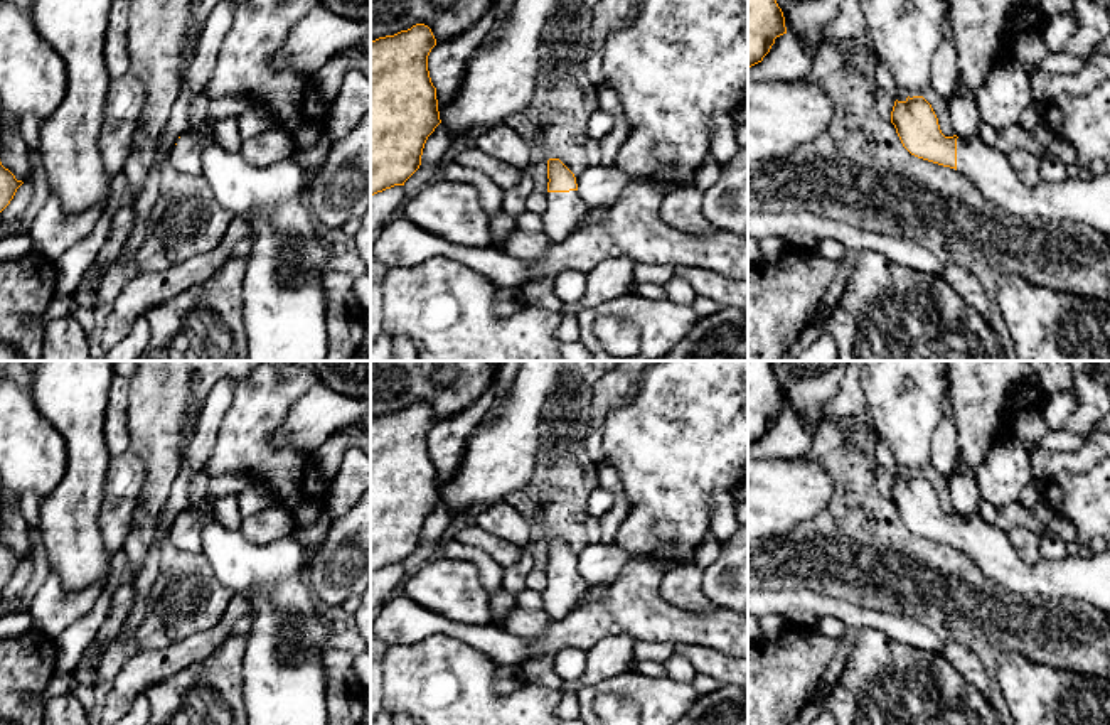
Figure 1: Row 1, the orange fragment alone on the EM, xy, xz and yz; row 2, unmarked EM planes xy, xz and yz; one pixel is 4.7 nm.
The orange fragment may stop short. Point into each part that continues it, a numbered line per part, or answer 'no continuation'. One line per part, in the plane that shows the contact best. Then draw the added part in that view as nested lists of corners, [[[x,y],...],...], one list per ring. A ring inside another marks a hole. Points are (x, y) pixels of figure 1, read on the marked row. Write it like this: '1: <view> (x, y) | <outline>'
1: yz (1085, 199) | [[[979,135],[970,140],[957,138],[957,170],[984,197],[1011,214],[1083,223],[1110,236],[1110,170],[1026,187],[1007,157],[985,145]]]

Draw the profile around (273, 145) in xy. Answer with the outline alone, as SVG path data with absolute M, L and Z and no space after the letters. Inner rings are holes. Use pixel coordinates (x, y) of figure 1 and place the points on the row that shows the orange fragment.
M275 125L258 137L244 138L239 152L256 167L269 167L288 158L293 150L293 138L280 125Z

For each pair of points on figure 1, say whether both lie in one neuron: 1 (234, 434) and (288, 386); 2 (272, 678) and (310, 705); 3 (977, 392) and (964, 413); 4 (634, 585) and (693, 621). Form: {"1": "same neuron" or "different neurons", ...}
{"1": "same neuron", "2": "same neuron", "3": "same neuron", "4": "same neuron"}

